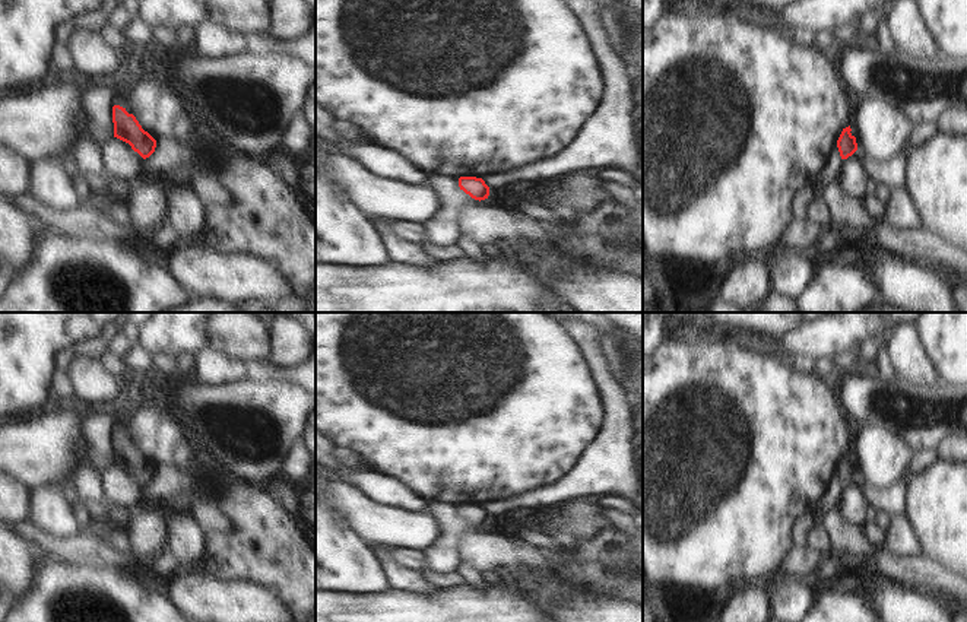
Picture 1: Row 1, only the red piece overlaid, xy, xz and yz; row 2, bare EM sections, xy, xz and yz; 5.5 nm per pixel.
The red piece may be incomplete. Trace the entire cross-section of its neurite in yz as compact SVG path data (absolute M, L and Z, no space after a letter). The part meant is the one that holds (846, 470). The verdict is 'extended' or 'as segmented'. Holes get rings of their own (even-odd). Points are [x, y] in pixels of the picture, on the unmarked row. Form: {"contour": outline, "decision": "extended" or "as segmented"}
{"contour": "M850 453L843 456L837 467L837 475L841 486L847 486L857 477L856 464L850 458L852 458Z", "decision": "as segmented"}

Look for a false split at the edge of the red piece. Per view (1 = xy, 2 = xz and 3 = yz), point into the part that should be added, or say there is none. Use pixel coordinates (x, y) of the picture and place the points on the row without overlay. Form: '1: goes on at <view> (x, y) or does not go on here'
1: does not go on here
2: does not go on here
3: does not go on here

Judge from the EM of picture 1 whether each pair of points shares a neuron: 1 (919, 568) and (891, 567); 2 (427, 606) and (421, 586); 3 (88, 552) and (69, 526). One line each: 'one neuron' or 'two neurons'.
1: one neuron
2: two neurons
3: two neurons

